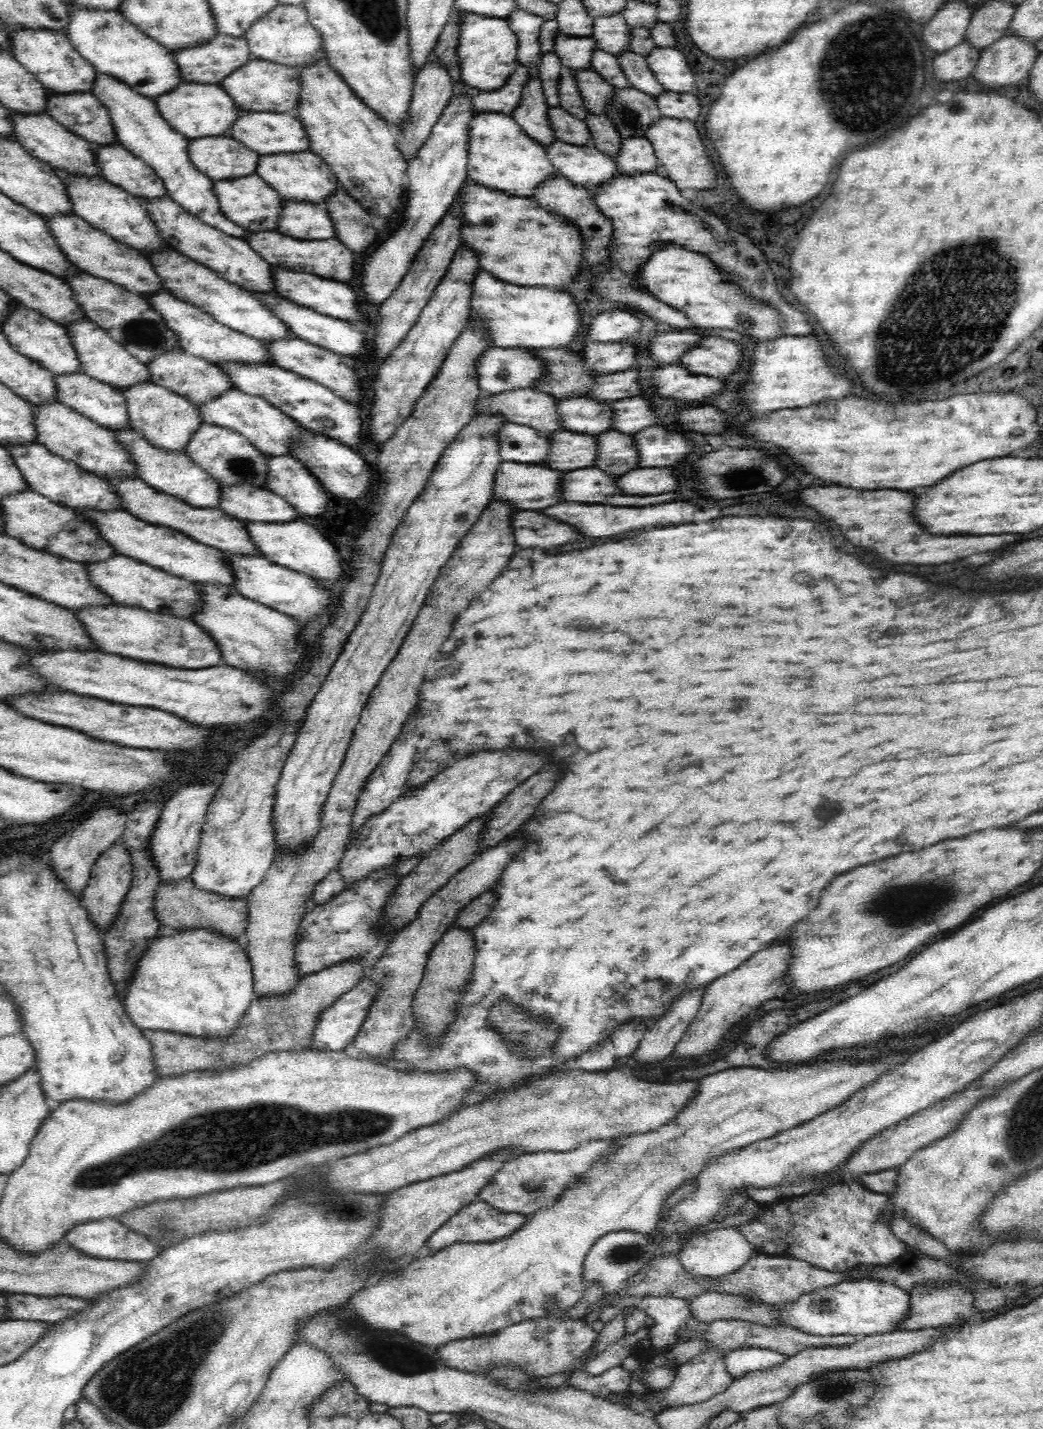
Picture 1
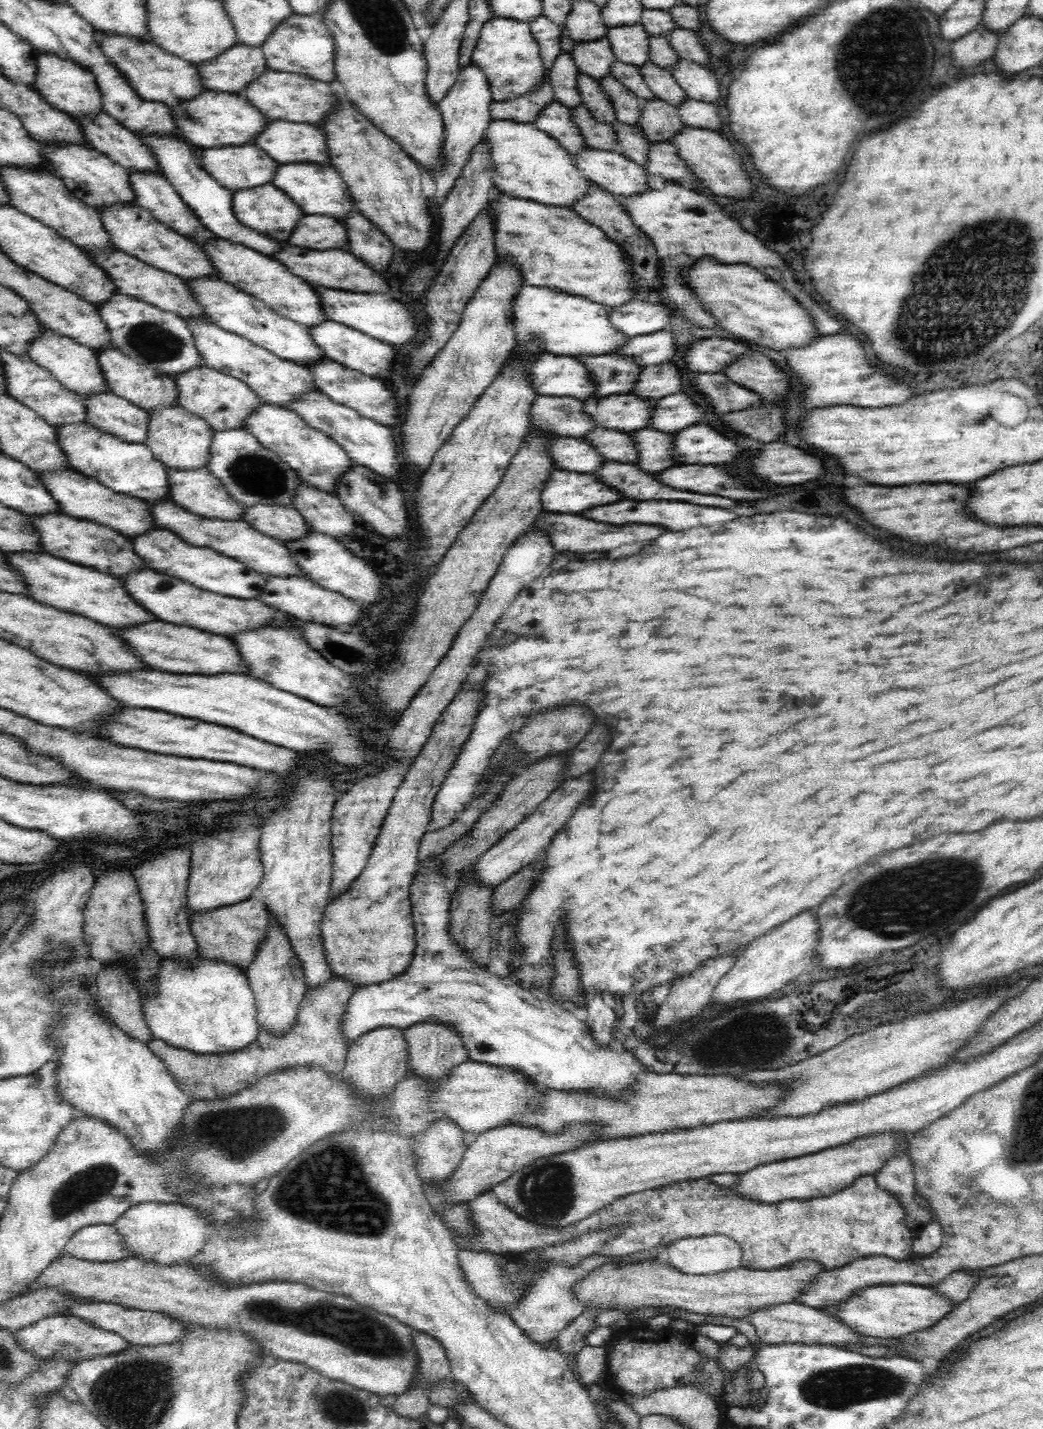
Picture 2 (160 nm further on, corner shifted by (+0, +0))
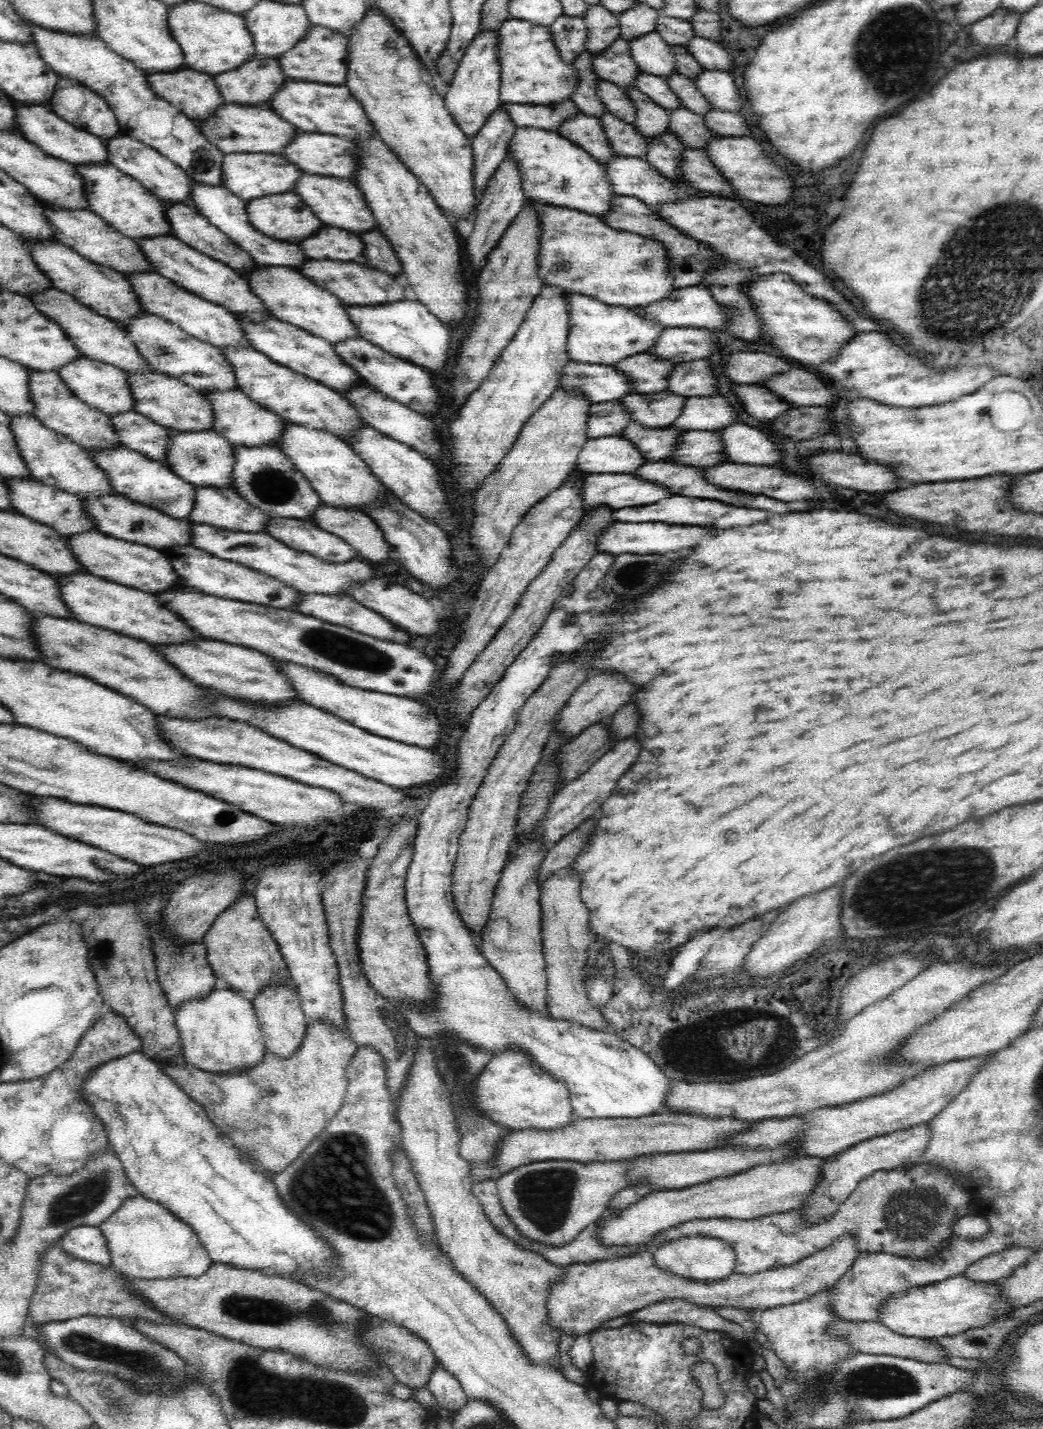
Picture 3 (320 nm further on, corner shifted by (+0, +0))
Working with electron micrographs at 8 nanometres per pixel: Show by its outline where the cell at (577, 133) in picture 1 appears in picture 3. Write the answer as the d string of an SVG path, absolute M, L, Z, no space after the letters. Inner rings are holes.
M608 112L598 119L614 153L618 153L620 157L646 160L650 149L649 137L642 136L632 124Z

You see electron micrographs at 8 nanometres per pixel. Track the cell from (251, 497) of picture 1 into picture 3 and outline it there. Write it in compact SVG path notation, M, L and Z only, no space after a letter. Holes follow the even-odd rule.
M271 517L267 521L266 532L294 550L310 553L328 563L347 563L356 560L358 556L355 548L345 540L322 530L311 520Z

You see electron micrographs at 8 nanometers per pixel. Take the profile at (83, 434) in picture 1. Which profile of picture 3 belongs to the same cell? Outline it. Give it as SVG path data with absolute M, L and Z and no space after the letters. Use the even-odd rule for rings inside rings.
M126 447L89 450L88 454L95 460L99 470L105 472L111 487L118 495L135 503L158 509L176 520L190 520L195 503L195 487L176 476L165 464L150 460L145 454Z

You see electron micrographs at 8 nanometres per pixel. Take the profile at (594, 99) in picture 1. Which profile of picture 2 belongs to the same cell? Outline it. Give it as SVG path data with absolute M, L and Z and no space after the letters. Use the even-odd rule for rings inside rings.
M612 76L603 78L599 83L612 101L617 120L626 125L638 125L642 100Z

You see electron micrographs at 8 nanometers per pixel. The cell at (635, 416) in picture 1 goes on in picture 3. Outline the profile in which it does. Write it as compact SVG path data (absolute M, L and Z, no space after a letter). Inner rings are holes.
M722 395L691 396L684 403L680 416L673 426L680 431L720 431L732 424L742 423L738 412Z

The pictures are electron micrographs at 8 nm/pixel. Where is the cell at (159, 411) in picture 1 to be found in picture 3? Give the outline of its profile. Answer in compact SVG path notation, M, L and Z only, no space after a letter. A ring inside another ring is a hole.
M168 430L167 463L169 469L195 488L232 488L231 470L235 447L226 437L209 430Z

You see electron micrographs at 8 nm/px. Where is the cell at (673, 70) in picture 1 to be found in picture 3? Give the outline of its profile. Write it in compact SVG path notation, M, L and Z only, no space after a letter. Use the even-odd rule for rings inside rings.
M704 71L695 80L697 90L716 109L724 112L740 113L742 110L742 95L738 93L735 78L726 71Z

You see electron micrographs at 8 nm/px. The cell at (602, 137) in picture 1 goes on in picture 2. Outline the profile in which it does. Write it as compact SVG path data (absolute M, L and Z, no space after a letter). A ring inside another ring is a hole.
M616 121L611 124L618 135L618 143L622 145L621 154L628 160L645 167L650 160L650 149L654 146L651 140L643 134L639 126L622 124Z

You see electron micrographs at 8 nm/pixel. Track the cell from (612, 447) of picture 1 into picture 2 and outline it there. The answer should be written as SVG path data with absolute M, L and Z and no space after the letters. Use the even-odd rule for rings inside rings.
M648 429L632 432L631 437L636 443L639 454L635 466L644 472L656 474L662 472L663 469L684 464L675 460L675 450L673 450L675 436L672 433Z

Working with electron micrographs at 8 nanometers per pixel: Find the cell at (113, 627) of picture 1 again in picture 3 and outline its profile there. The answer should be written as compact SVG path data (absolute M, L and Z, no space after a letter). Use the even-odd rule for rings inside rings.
M200 640L180 646L160 646L164 658L188 676L192 682L218 688L226 697L241 698L253 705L282 706L284 702L299 701L291 683L276 662L264 654L242 645L225 644L224 641Z

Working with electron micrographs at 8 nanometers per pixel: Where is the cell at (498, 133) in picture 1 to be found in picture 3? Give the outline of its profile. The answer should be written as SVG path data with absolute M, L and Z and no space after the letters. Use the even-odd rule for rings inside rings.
M516 128L511 137L508 157L513 159L522 176L522 190L527 199L537 200L539 204L552 204L554 207L570 208L574 211L589 213L602 218L614 205L611 204L616 196L612 183L606 175L606 168L600 165L589 153L579 148L557 132L539 128Z

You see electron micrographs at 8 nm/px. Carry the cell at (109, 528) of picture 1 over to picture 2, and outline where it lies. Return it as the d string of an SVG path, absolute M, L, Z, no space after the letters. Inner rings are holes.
M156 528L149 533L142 533L130 539L134 543L136 554L148 568L186 581L203 591L244 600L256 599L256 594L264 588L264 582L267 580L266 575L248 568L238 560L224 556L213 548L191 545L168 529Z

